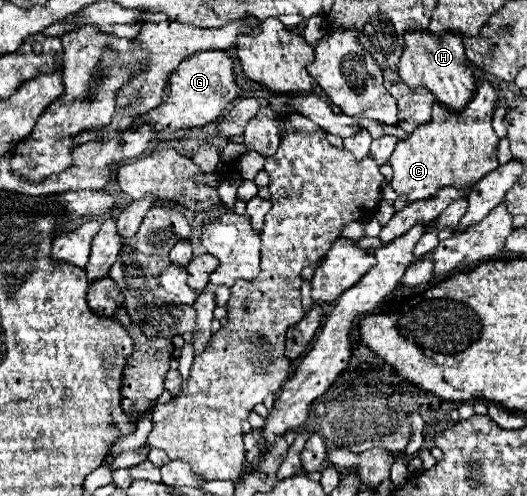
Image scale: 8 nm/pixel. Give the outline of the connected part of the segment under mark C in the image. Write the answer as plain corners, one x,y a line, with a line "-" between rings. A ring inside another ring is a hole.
476,79
474,97
462,111
446,109
442,103
432,105
432,119
426,125
418,125
408,139
398,141
390,163
394,177
390,185
398,195
406,195
410,201
428,199
444,185
472,187
478,179
498,167
496,153
500,137
492,129
492,117
498,107
498,89
488,79

